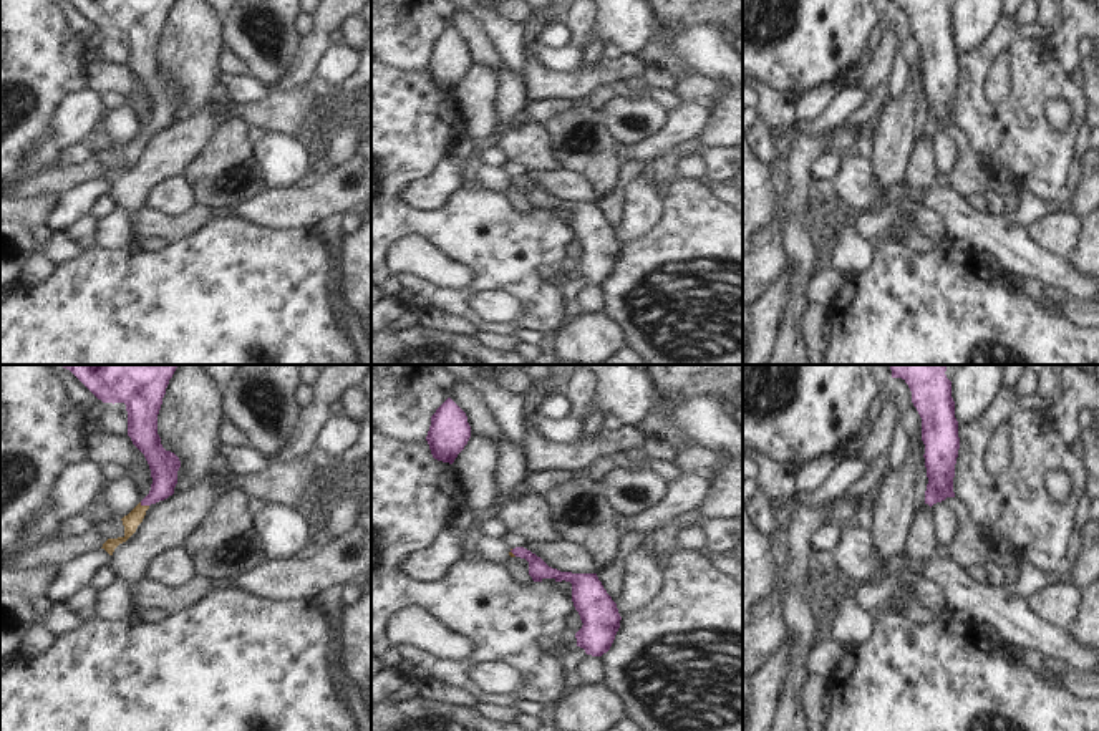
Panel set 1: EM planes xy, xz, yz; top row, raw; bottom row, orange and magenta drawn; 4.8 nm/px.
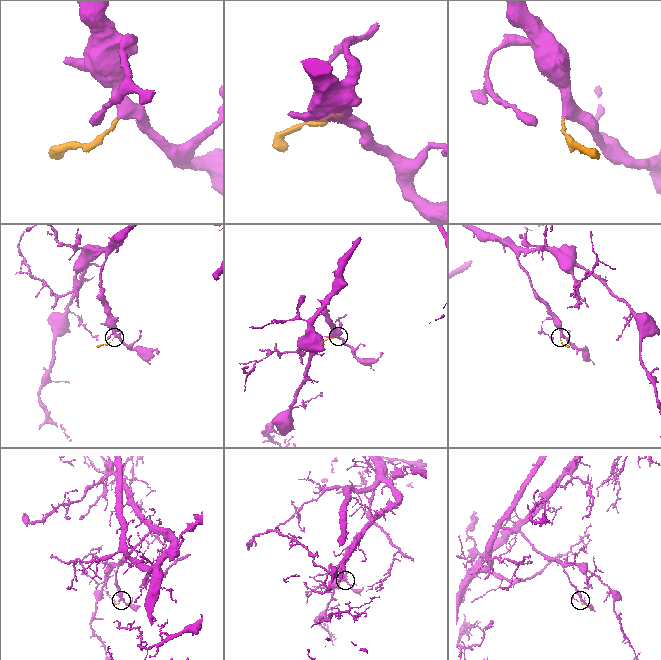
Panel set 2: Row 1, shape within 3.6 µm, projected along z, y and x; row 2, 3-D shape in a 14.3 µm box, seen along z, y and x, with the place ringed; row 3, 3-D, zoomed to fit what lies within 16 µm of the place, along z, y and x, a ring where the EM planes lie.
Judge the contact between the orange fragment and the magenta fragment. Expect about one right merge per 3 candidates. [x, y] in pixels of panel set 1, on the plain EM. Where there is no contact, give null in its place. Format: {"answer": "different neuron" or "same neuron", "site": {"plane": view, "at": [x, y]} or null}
{"answer": "same neuron", "site": {"plane": "xy", "at": [145, 135]}}

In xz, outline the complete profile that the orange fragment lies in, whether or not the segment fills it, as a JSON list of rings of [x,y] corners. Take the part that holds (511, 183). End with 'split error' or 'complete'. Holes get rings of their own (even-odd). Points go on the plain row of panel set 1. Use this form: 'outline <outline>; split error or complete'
outline [[[524,176],[512,177],[509,184],[529,191],[529,204],[534,211],[542,211],[544,207],[570,211],[572,230],[583,252],[575,262],[577,275],[583,277],[585,282],[592,285],[602,285],[610,278],[622,245],[617,232],[607,222],[597,202],[560,201],[549,196],[540,186]]]; split error

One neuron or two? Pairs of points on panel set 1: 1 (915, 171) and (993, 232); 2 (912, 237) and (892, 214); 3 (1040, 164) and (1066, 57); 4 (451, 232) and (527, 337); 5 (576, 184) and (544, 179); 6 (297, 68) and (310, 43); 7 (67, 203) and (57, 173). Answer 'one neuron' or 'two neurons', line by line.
1: two neurons
2: two neurons
3: two neurons
4: two neurons
5: one neuron
6: one neuron
7: two neurons

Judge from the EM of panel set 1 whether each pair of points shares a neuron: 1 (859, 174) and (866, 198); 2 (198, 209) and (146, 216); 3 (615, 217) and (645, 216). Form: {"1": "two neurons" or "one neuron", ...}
{"1": "one neuron", "2": "one neuron", "3": "two neurons"}

